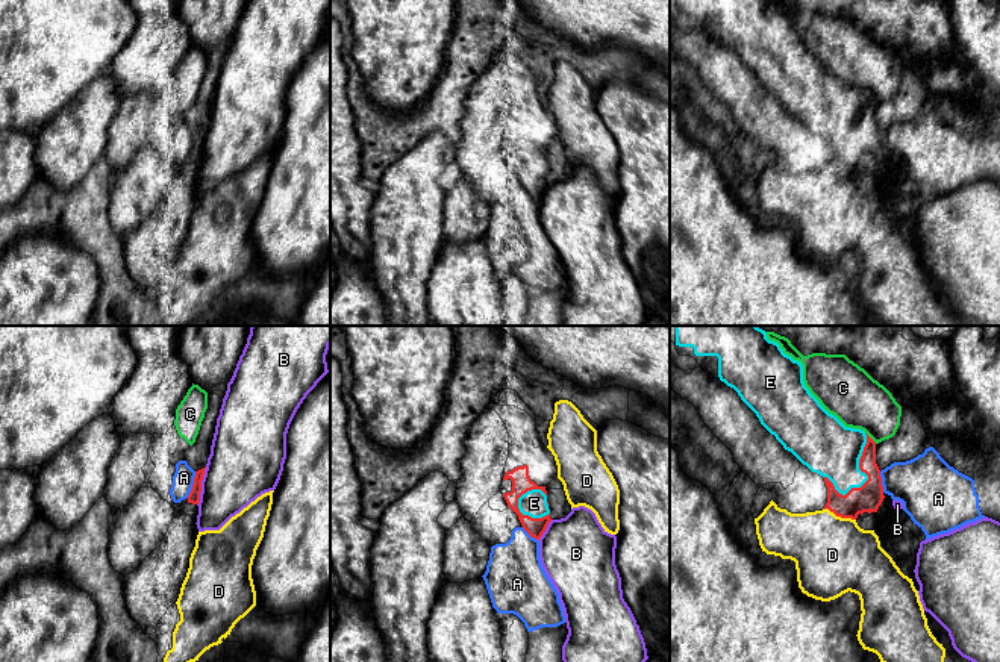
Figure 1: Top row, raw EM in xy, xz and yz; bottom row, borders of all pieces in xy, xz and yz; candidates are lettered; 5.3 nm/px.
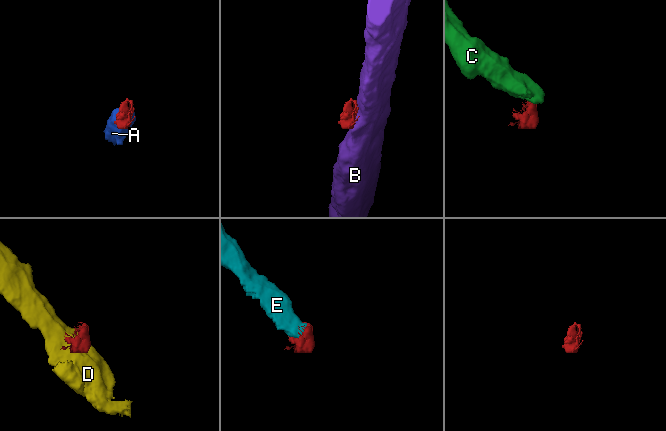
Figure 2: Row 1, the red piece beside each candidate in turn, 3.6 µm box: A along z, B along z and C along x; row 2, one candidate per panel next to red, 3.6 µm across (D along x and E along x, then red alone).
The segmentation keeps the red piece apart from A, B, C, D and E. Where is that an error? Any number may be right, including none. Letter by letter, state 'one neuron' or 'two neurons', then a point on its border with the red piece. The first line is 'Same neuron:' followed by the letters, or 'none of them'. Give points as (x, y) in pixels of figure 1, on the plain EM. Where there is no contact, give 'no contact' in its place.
Same neuron: E
A: two neurons | xy (193, 146)
B: two neurons | xy (200, 147)
C: two neurons | yz (870, 99)
D: two neurons | yz (840, 176)
E: one neuron | yz (859, 129)

